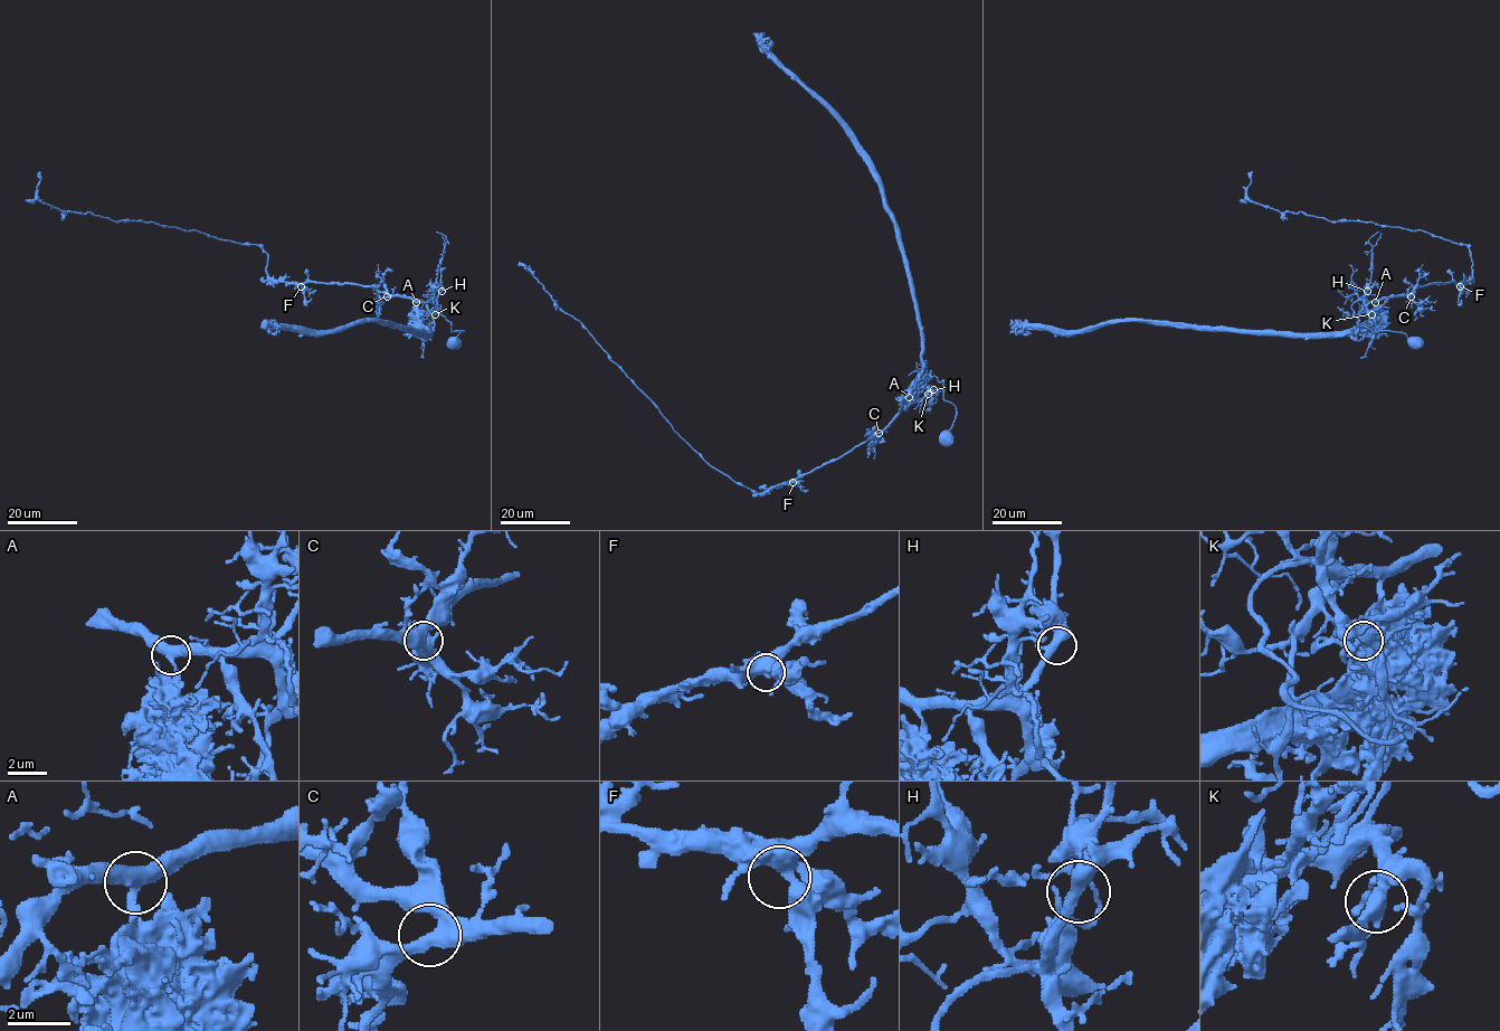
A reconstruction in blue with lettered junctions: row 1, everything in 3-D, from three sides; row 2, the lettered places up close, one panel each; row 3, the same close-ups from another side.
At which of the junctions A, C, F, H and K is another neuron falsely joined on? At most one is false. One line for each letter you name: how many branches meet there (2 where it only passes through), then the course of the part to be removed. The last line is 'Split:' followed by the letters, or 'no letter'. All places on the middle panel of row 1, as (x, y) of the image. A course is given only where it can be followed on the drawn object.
A: branches 3; course (909, 397), (898, 415), (875, 436), (758, 494), (712, 467), (587, 329), (565, 313), (530, 270), (531, 274)
Split: A

